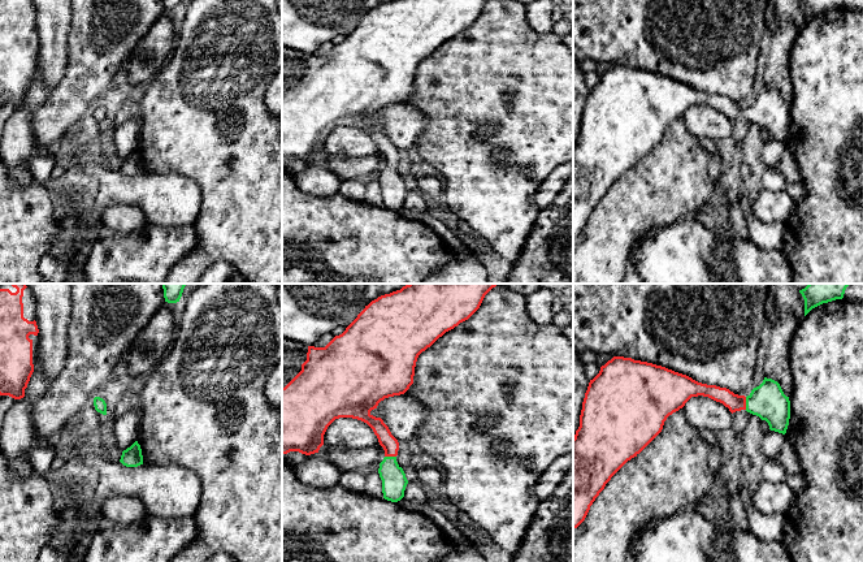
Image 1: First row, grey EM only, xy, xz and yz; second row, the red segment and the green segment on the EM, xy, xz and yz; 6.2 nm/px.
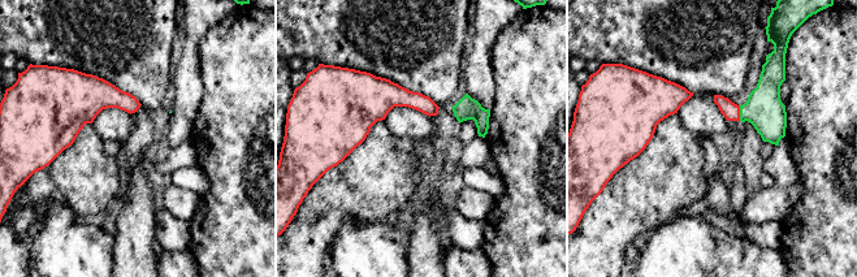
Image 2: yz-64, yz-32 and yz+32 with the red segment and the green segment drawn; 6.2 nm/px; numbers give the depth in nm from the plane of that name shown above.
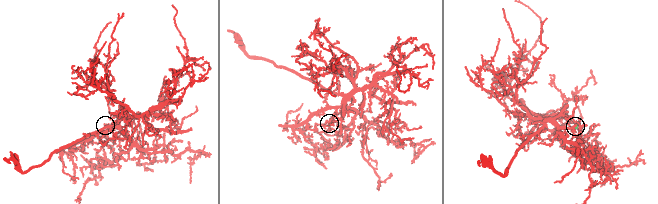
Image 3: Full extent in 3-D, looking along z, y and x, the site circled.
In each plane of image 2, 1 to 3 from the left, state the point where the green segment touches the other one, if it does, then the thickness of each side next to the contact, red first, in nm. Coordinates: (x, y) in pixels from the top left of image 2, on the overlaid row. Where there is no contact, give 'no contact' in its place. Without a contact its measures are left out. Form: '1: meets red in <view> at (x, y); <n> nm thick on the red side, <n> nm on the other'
1: no contact
2: no contact
3: meets red in yz+32 at (739, 113); 110 nm thick on the red side, 240 nm on the other

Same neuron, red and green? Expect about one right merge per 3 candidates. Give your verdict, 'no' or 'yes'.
yes

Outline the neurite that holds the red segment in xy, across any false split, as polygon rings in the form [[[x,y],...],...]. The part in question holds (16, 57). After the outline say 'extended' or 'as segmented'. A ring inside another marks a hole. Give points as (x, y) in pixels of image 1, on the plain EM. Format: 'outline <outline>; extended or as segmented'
outline [[[0,0],[0,104],[25,105],[38,68],[35,26],[31,0]]]; extended

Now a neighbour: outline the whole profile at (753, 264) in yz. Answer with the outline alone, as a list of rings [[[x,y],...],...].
[[[737,235],[729,241],[736,284],[792,284],[793,269],[781,248],[766,250]]]

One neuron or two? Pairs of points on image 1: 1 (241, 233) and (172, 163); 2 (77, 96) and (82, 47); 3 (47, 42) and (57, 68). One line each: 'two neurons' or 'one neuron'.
1: one neuron
2: one neuron
3: one neuron

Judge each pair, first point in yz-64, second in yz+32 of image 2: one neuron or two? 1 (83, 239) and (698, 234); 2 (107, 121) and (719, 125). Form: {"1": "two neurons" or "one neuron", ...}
{"1": "one neuron", "2": "one neuron"}

